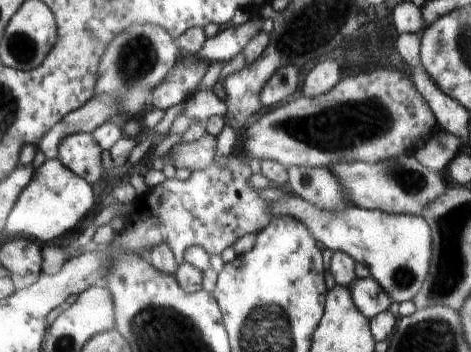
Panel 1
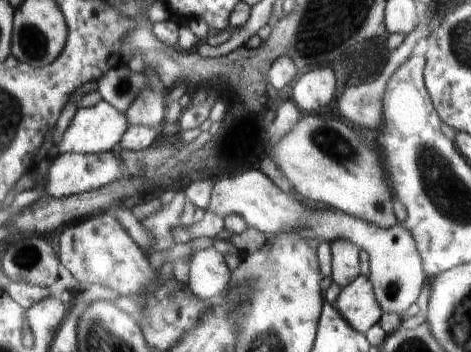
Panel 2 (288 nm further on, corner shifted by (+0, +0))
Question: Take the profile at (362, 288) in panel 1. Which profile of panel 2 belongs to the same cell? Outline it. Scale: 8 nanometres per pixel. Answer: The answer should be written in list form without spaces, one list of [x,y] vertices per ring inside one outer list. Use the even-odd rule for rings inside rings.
[[[359,276],[353,284],[349,284],[337,298],[335,308],[361,334],[367,334],[385,314],[377,302],[371,278],[367,276]]]

